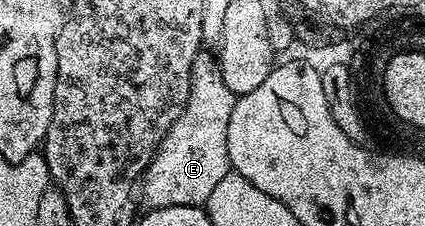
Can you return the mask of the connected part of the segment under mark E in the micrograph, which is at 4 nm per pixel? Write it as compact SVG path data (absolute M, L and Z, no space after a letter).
M200 51L199 57L193 62L191 89L185 110L165 134L165 138L155 152L155 157L151 159L146 172L141 177L141 196L142 199L144 196L148 200L151 208L206 205L209 194L213 194L217 182L221 182L221 178L225 178L228 172L232 171L227 135L229 118L233 114L236 99L233 90L225 86L225 78L221 78L218 59L210 51Z

